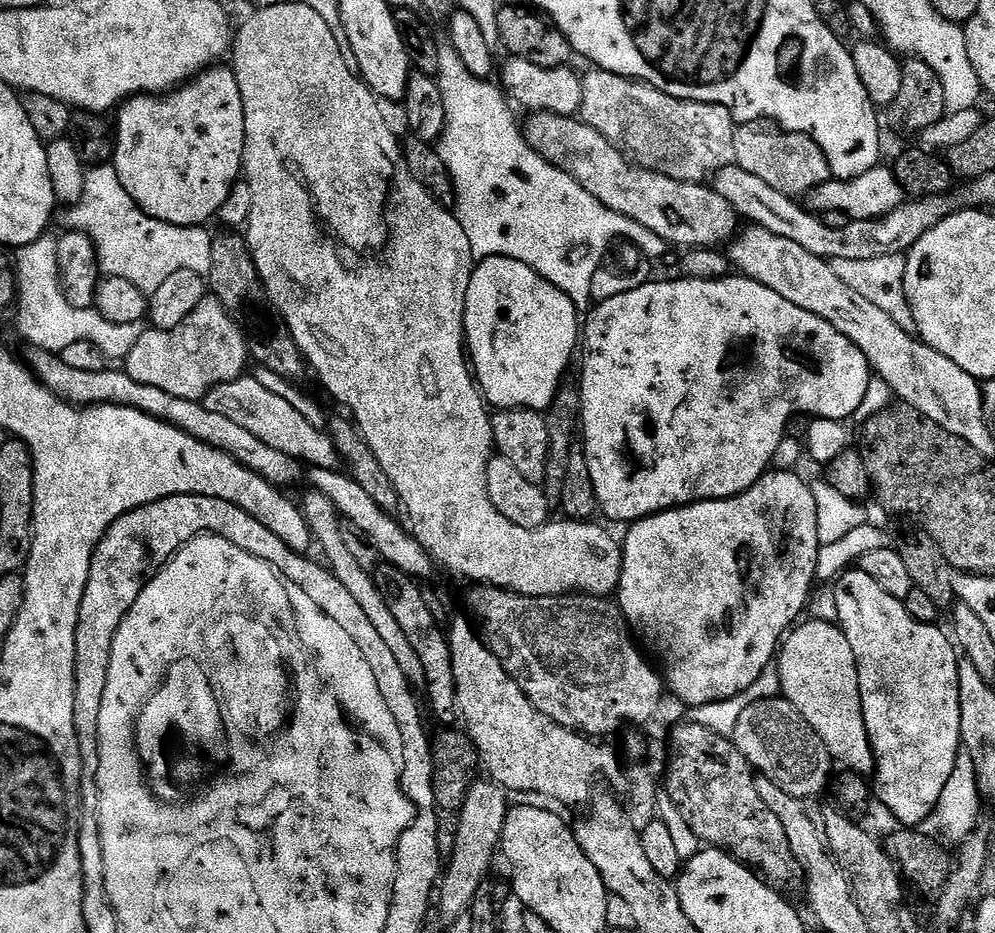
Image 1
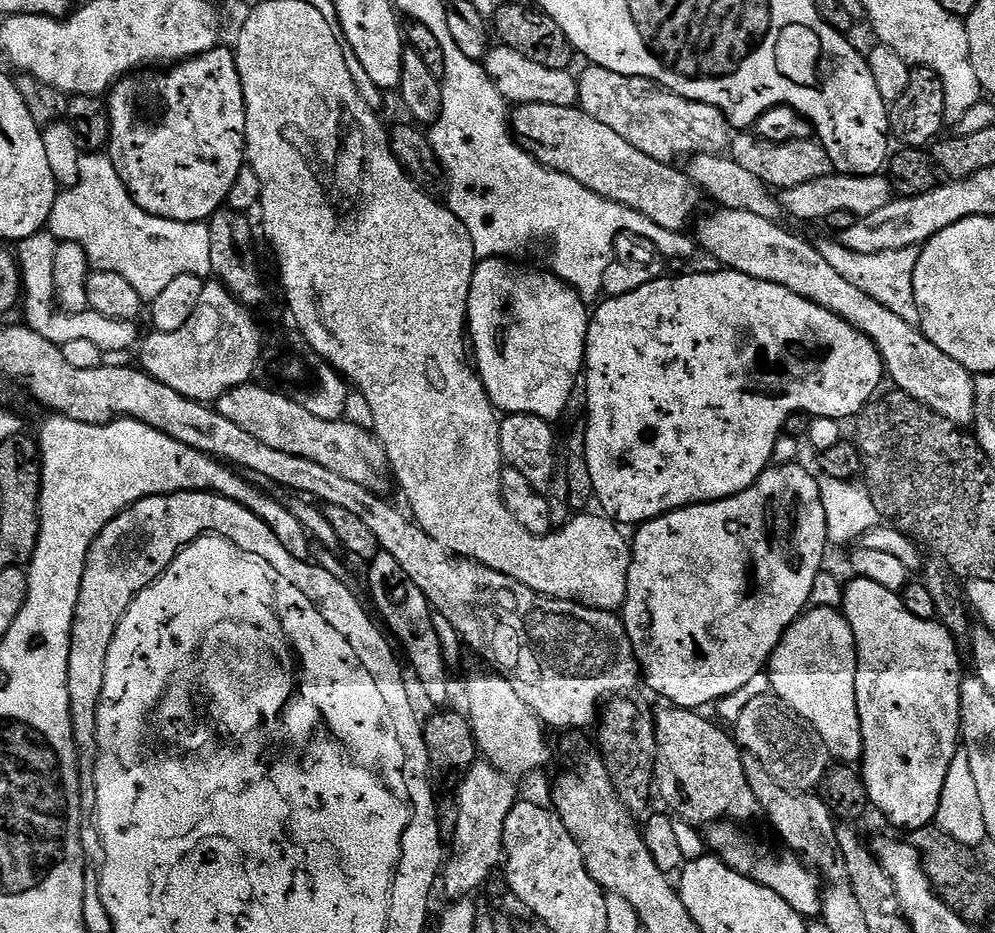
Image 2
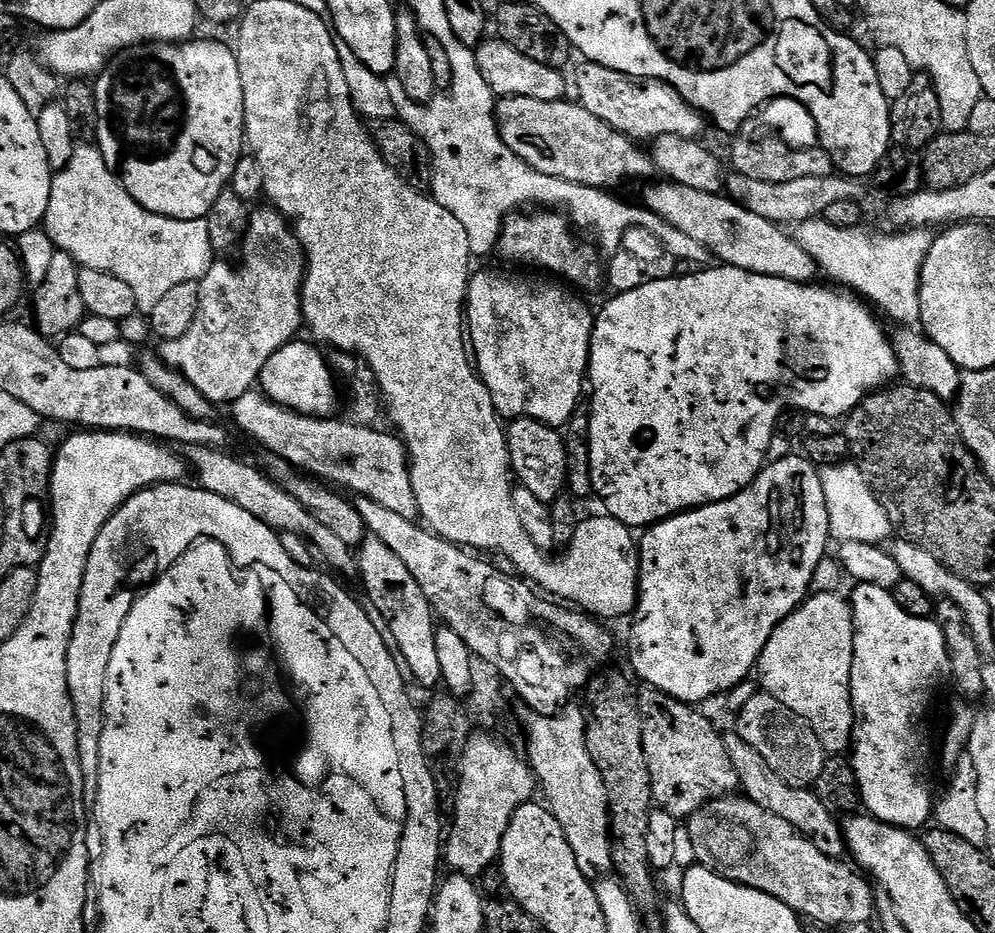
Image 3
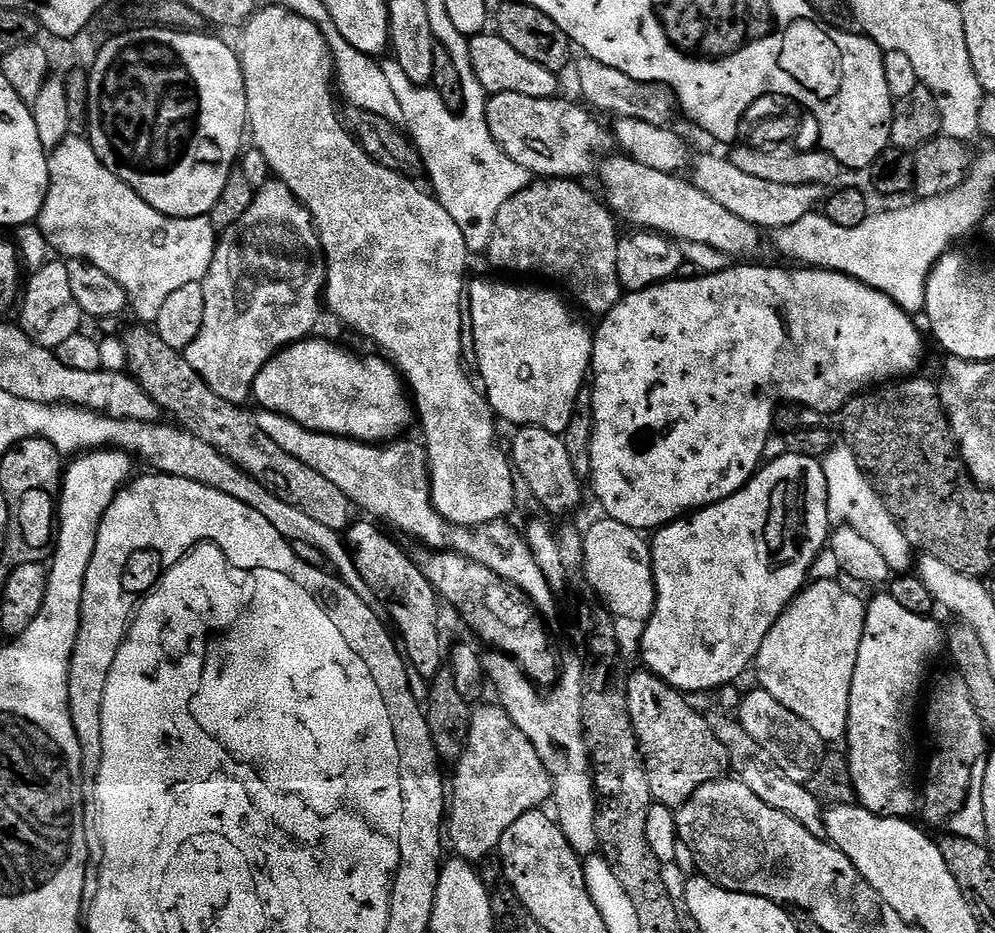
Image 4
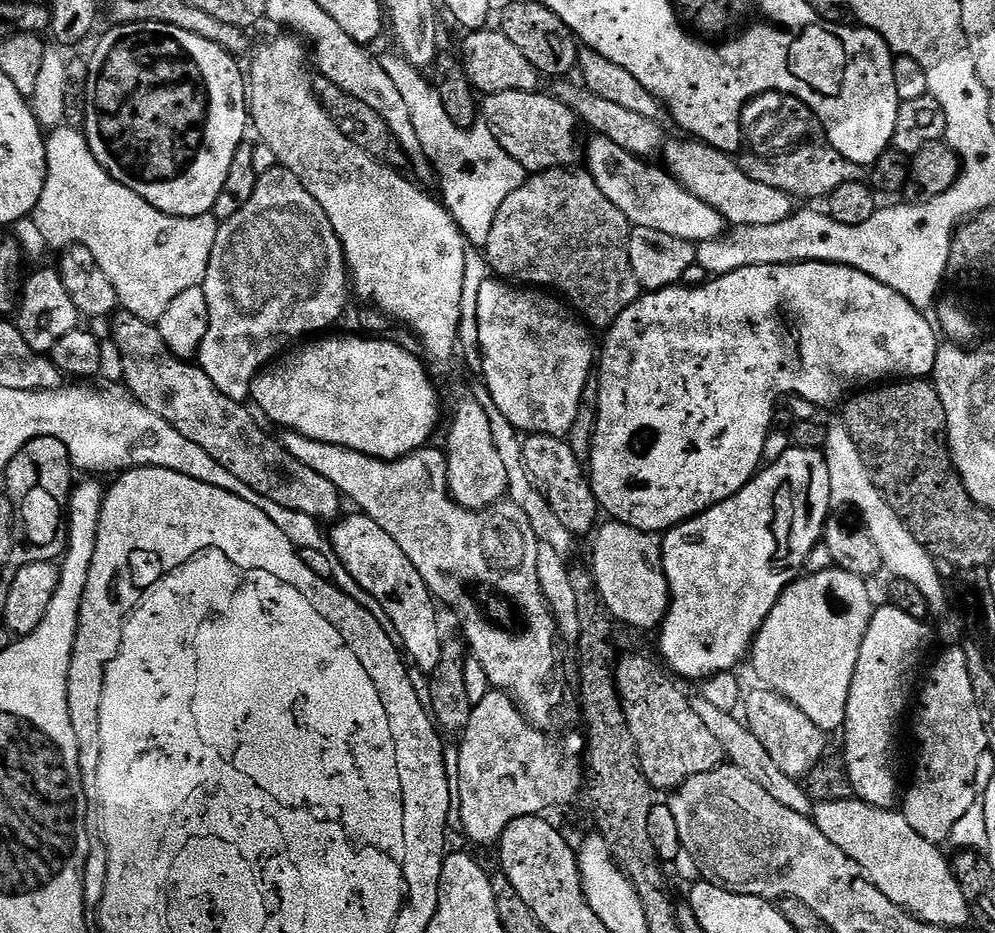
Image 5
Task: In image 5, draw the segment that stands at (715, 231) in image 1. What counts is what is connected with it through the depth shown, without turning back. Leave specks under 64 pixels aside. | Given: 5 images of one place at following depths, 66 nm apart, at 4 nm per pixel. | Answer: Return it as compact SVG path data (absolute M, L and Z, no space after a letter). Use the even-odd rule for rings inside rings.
M506 90L505 92L493 92L485 95L482 100L482 120L494 138L514 158L523 168L525 173L535 174L537 172L548 172L551 168L567 168L575 165L578 160L578 144L576 148L576 126L578 119L575 113L563 105L551 94L543 91L515 92Z

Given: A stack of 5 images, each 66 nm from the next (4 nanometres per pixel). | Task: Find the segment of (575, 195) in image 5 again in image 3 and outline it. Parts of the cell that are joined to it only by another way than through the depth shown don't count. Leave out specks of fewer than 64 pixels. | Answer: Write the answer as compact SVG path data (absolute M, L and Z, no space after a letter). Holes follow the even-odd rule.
M528 210L505 219L504 228L500 232L498 253L500 252L502 259L509 260L512 264L525 264L528 268L545 268L556 276L565 276L569 280L567 283L577 284L572 286L581 293L596 292L600 287L605 287L606 268L602 260L600 264L599 254L590 245L583 244L579 238L581 239L568 217L559 211Z

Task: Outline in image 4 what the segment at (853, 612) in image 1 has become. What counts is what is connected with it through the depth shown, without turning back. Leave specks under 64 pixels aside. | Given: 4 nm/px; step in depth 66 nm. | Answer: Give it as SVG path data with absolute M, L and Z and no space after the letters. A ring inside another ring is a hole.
M891 594L876 596L866 604L864 613L864 633L858 646L858 662L854 666L854 678L850 686L850 718L846 737L846 755L850 774L854 778L856 799L861 808L879 816L911 817L918 808L918 776L912 765L912 736L904 727L916 712L920 700L920 687L924 675L936 655L941 655L946 644L946 632L935 624L935 619L910 614L910 610L898 606Z

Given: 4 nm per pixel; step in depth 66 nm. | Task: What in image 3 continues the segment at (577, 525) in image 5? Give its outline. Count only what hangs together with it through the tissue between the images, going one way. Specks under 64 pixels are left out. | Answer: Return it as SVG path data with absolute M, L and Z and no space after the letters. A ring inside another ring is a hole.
M516 418L507 425L508 463L519 483L538 502L551 506L565 495L568 482L568 452L564 448L565 437L557 429L537 420Z

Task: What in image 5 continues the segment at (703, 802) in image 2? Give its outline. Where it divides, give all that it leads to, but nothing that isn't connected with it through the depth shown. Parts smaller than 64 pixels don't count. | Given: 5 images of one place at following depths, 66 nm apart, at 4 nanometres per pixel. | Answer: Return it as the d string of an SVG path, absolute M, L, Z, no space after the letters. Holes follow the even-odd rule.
M621 655L616 662L616 685L646 778L653 789L675 790L690 778L720 767L726 757L711 730L692 709L692 700L680 693L681 685L653 660Z

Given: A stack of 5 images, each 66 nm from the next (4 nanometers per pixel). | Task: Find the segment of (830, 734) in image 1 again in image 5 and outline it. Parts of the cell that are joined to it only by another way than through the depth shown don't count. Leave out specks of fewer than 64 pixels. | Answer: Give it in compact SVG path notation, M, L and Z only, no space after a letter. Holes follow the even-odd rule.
M835 566L801 575L778 598L750 649L750 664L752 660L761 685L798 706L826 734L844 727L854 666L872 621L874 603L864 584L865 577Z

